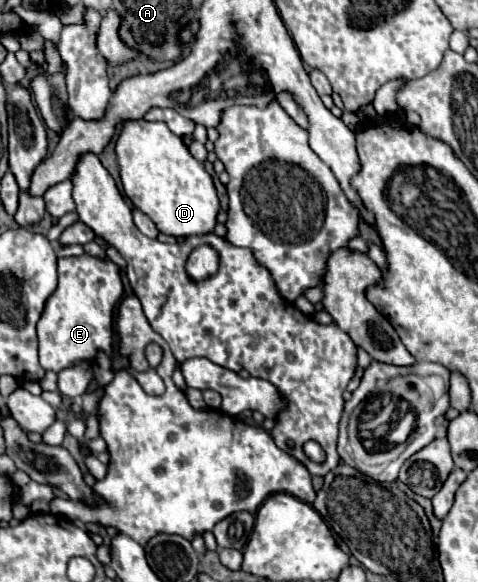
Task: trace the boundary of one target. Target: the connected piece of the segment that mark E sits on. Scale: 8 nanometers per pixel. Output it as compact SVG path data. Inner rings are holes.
M82 254L80 258L58 260L58 288L48 298L42 318L38 320L38 354L44 370L60 372L66 366L74 366L78 360L94 360L96 350L112 352L114 314L124 286L120 268L112 260L92 258Z

